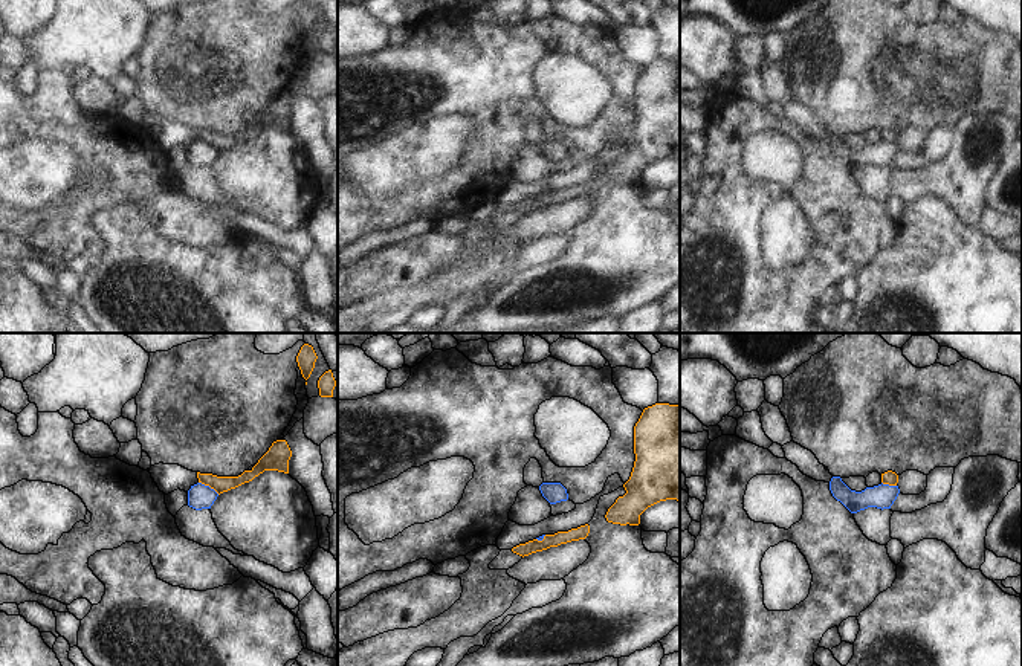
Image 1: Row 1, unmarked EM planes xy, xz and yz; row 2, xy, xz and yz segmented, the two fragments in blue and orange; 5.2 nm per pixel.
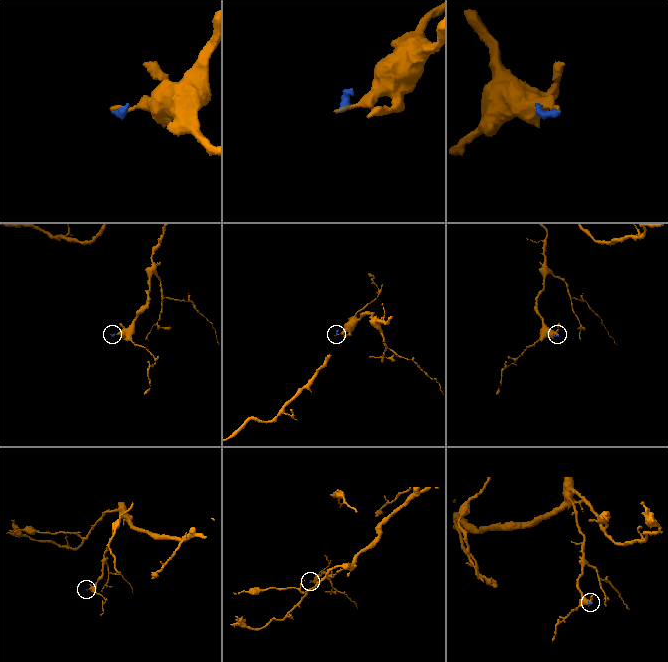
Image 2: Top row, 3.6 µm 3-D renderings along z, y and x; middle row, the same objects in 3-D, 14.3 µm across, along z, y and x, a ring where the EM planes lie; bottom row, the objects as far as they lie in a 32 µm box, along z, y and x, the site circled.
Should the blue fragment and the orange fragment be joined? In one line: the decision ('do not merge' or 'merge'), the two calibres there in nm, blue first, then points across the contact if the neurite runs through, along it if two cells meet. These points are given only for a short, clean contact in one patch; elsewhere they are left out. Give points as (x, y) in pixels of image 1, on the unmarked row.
do not merge | 130/90 nm | along xy (199, 139), (219, 151)

